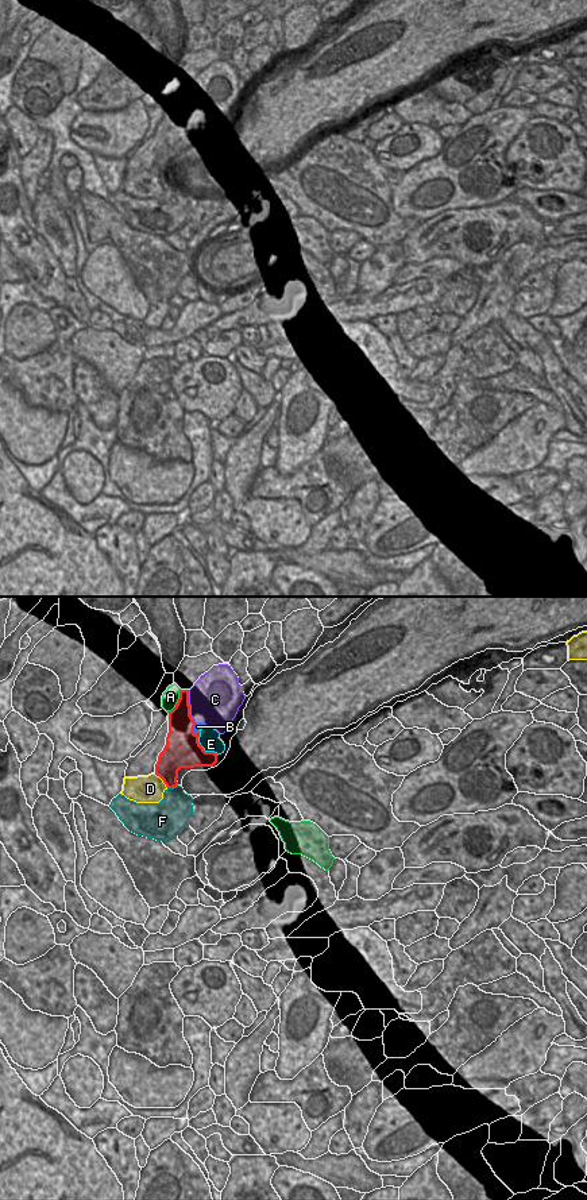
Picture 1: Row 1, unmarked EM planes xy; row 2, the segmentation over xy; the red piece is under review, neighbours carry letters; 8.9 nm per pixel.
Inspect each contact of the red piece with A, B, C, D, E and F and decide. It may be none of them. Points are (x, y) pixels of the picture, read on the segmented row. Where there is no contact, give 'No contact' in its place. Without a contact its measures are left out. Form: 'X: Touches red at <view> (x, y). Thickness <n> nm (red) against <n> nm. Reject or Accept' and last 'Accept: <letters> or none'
A: Touches red at xy (178, 701). Thickness 240 nm (red) against 150 nm. Reject
B: Touches red at xy (193, 729). Thickness 320 nm (red) against 50 nm. Reject
C: Touches red at xy (189, 706). Thickness 240 nm (red) against 460 nm. Reject
D: Touches red at xy (162, 779). Thickness 260 nm (red) against 240 nm. Reject
E: Touches red at xy (203, 748). Thickness 320 nm (red) against 170 nm. Reject
F: Touches red at xy (172, 787). Thickness 240 nm (red) against 320 nm. Reject
Accept: none

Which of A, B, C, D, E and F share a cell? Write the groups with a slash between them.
A / B E / C / D / F

